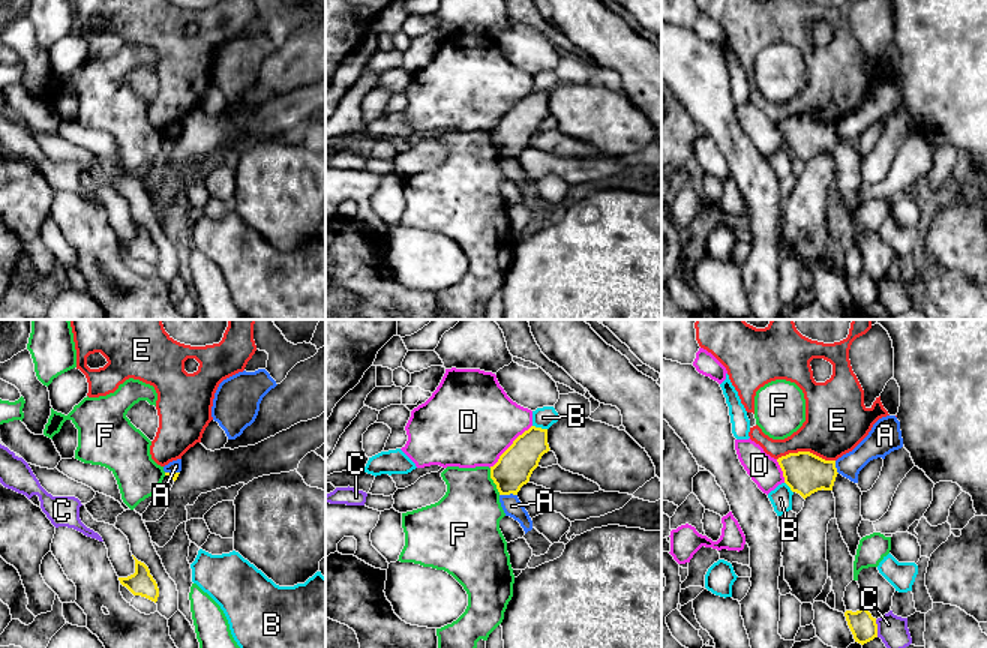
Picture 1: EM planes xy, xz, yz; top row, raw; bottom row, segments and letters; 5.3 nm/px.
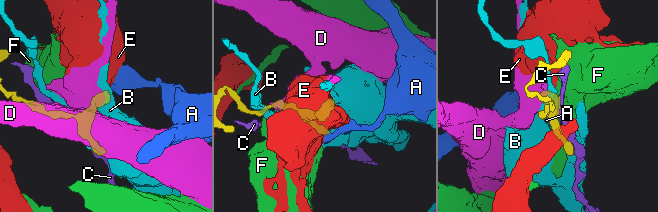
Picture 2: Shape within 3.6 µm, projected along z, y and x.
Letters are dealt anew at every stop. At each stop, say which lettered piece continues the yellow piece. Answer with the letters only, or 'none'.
none

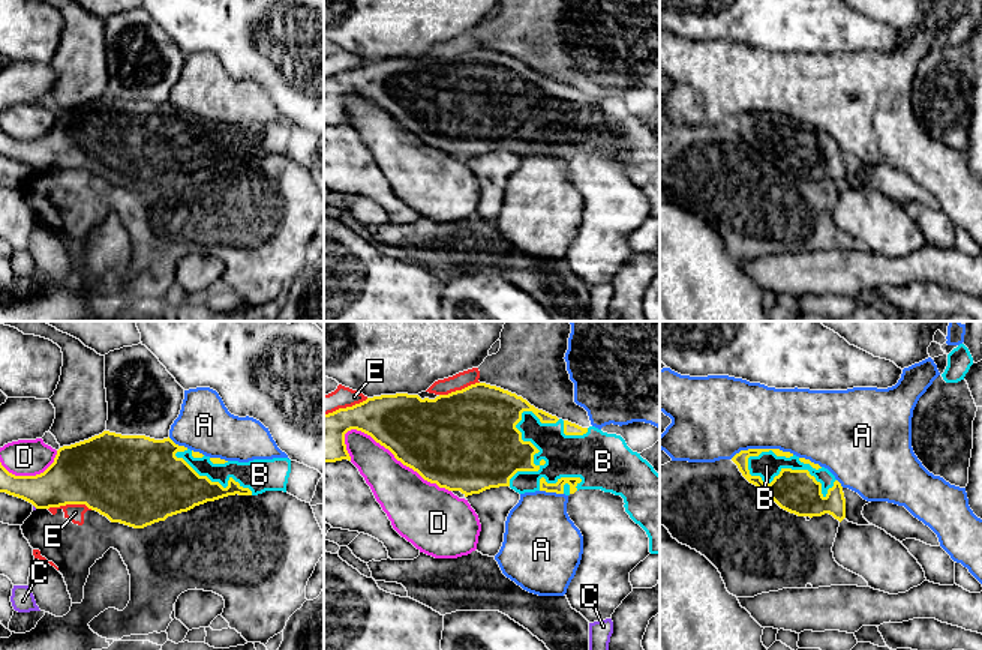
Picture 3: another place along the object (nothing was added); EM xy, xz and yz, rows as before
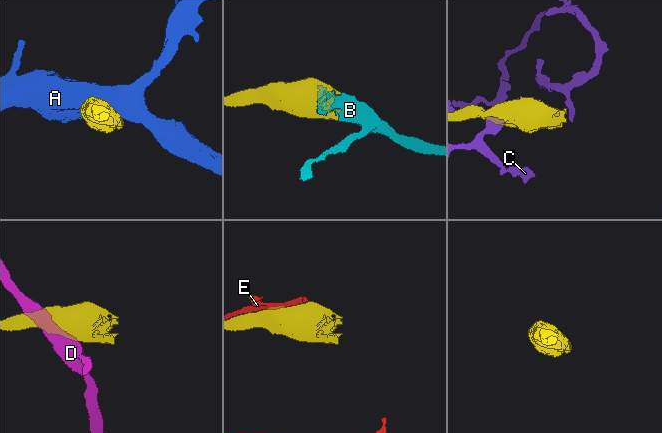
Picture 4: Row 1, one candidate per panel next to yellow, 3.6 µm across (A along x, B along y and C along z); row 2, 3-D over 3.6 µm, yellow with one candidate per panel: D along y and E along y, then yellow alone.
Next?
B

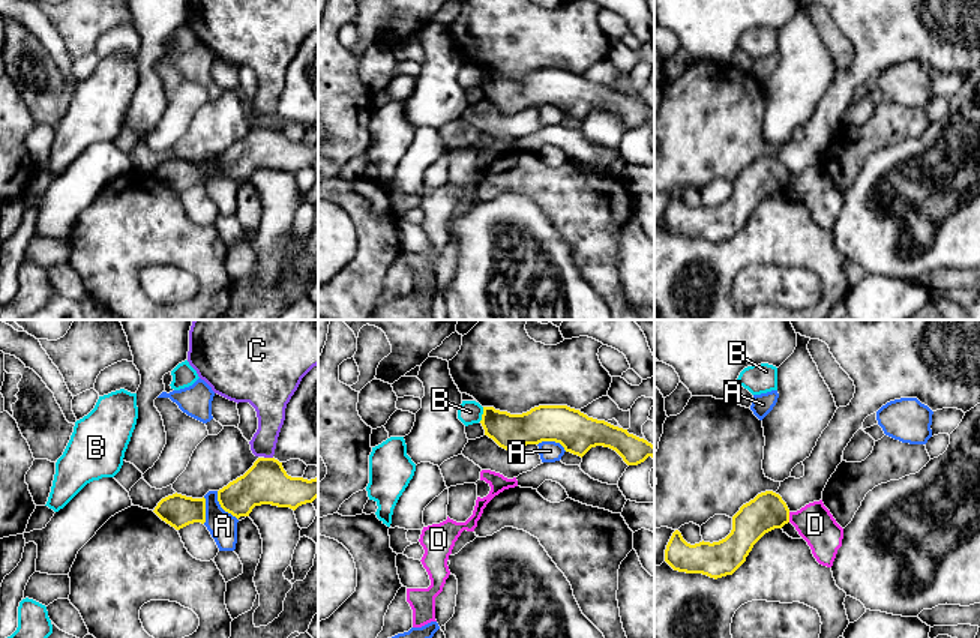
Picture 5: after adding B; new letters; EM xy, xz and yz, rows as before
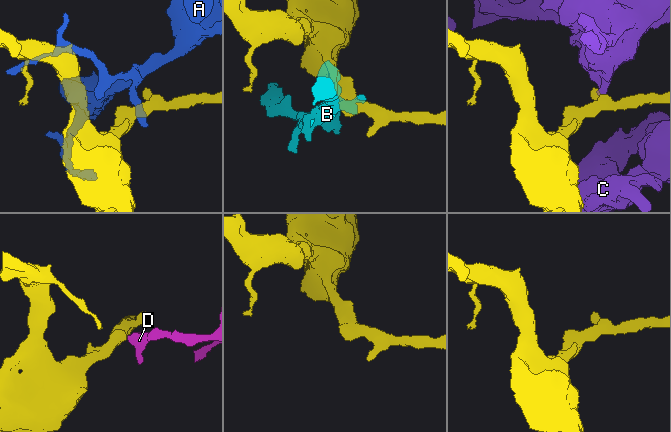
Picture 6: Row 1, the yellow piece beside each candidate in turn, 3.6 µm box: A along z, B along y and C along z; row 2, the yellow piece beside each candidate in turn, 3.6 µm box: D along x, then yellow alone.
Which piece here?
none

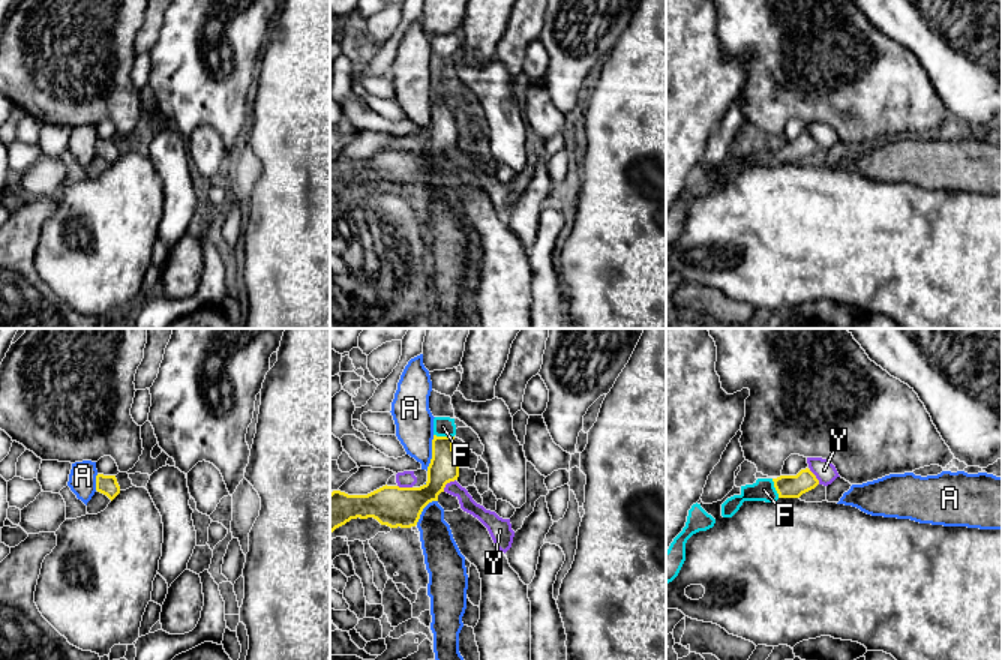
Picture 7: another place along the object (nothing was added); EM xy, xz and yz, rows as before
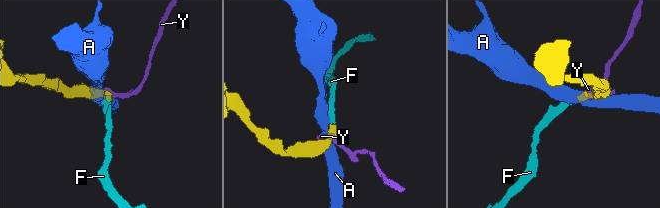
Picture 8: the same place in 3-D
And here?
F

